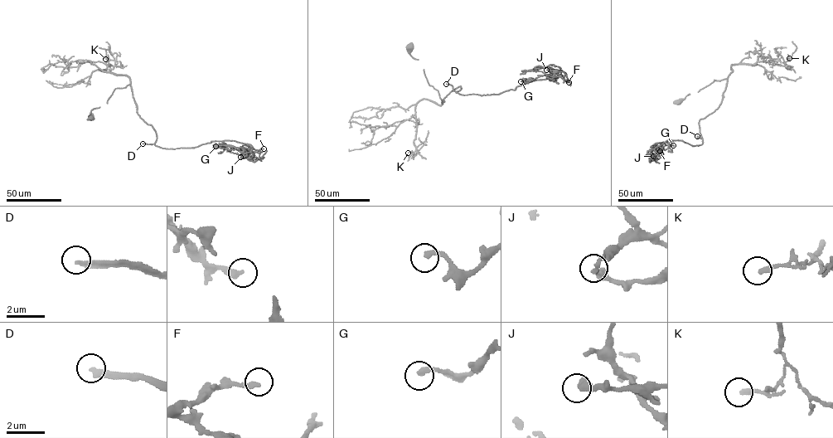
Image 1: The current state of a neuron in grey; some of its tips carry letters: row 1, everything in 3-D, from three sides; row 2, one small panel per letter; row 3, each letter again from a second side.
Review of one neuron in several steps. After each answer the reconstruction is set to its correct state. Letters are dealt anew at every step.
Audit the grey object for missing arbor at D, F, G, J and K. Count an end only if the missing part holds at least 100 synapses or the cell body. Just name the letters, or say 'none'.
D

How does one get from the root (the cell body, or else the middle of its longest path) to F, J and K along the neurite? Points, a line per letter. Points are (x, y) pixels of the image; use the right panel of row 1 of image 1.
F: (677, 102), (714, 80), (727, 79), (719, 107), (699, 121), (702, 143), (667, 140), (654, 148), (660, 151)
J: (677, 102), (714, 80), (727, 79), (719, 107), (699, 121), (702, 143), (667, 140), (650, 151), (653, 156)
K: (677, 102), (709, 85), (714, 80), (726, 79), (733, 70), (732, 65), (761, 61), (783, 65), (789, 58)

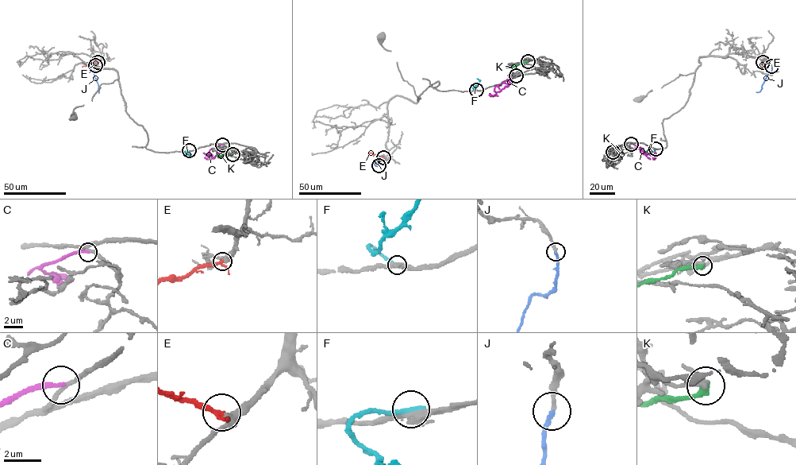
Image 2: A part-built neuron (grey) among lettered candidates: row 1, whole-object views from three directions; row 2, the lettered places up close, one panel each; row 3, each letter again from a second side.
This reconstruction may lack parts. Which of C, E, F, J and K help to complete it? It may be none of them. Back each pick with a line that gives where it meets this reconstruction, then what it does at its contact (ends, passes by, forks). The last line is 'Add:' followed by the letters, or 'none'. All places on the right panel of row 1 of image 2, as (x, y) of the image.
E: (763, 62) | it passes by
J: (771, 66) | it ends
Add: E, J

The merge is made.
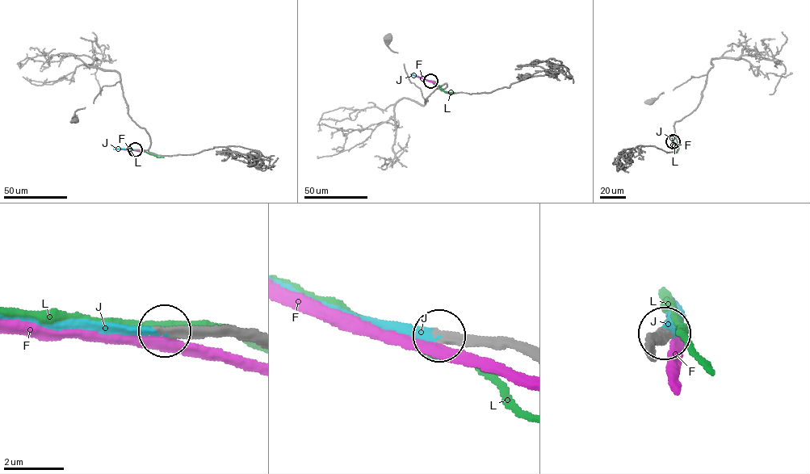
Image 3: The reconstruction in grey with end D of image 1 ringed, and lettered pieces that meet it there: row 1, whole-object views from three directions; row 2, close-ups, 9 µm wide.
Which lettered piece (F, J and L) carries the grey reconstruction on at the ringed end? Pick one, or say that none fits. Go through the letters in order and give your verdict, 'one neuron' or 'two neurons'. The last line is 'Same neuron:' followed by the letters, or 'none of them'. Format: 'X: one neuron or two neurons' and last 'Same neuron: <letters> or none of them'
F: two neurons
J: one neuron
L: two neurons
Same neuron: J

